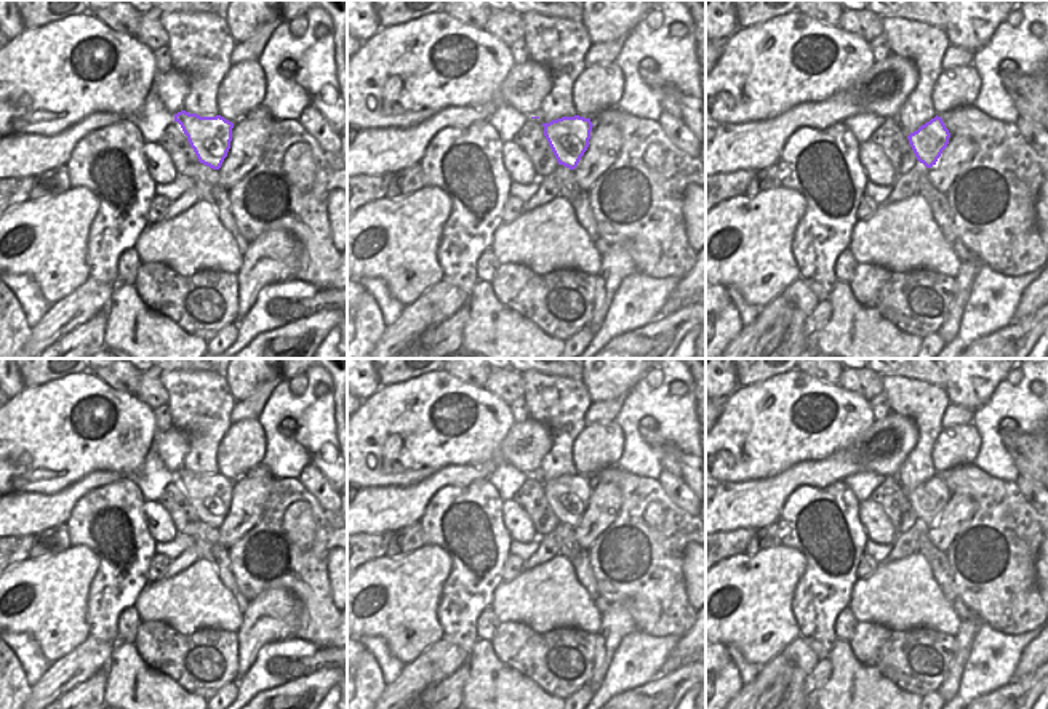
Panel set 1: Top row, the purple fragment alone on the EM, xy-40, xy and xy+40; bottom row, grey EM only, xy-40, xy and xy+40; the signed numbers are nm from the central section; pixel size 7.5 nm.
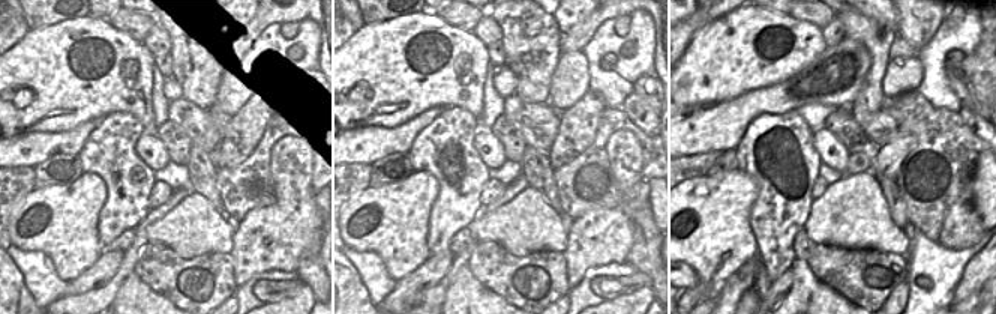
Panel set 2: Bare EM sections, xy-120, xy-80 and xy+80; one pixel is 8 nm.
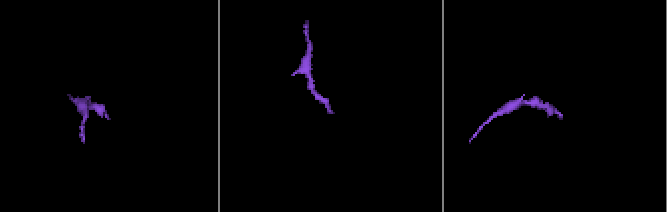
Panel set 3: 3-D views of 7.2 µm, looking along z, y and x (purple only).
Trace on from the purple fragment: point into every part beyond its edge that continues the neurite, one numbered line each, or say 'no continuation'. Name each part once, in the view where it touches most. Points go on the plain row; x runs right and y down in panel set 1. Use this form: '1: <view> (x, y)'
no continuation

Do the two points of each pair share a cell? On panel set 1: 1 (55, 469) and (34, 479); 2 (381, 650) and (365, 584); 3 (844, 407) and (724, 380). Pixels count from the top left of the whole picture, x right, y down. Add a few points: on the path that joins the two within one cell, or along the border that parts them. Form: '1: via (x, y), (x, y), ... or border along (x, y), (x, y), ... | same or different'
1: via (50, 469), (44, 469), (39, 474) | same
2: border along (364, 636), (380, 636), (388, 648), (405, 663) | different
3: border along (738, 386), (724, 400) | different

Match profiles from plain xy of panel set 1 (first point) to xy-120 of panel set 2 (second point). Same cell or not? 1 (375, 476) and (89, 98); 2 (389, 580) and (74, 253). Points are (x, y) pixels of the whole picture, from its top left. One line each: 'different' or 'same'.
1: same
2: same

